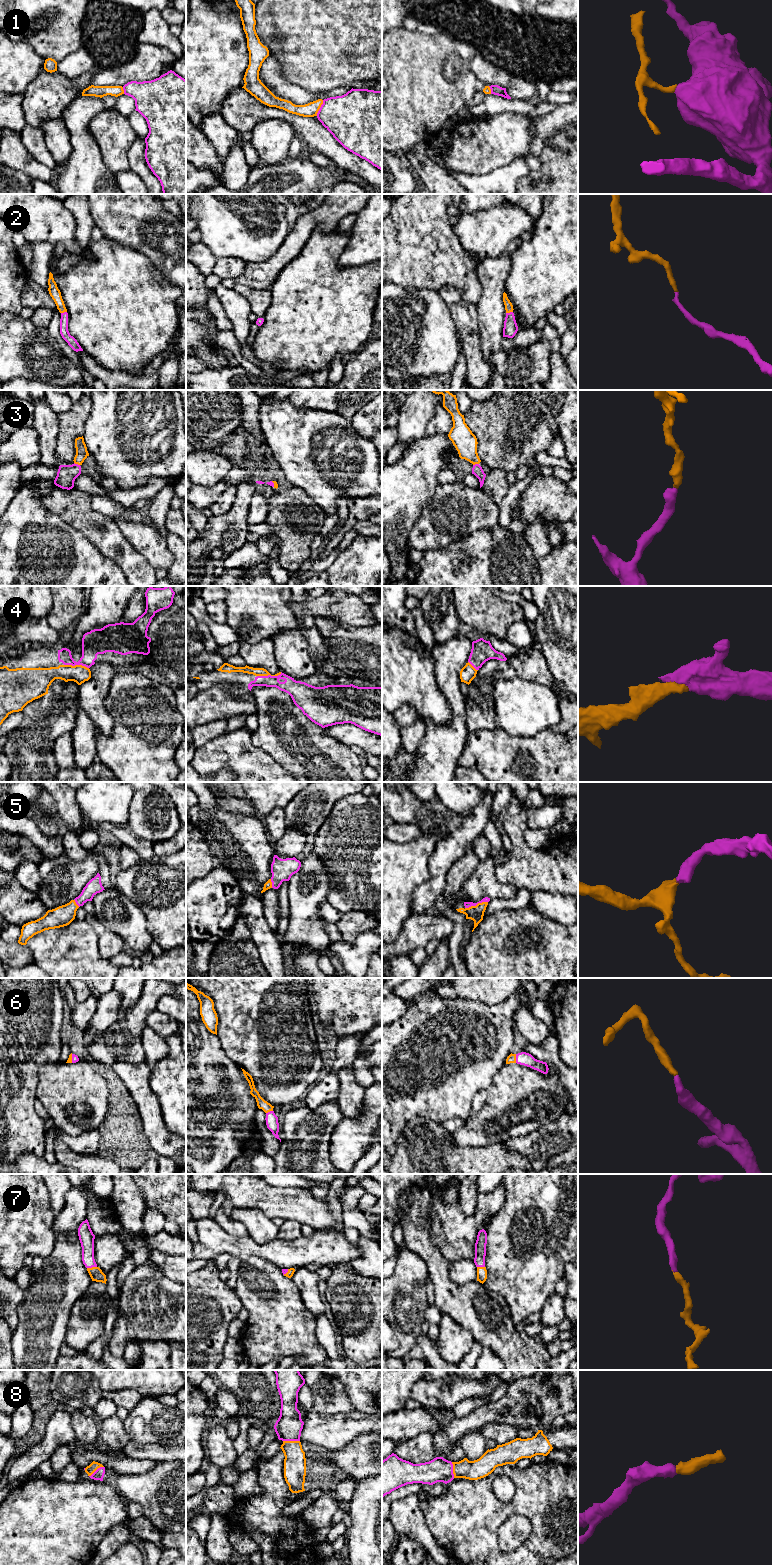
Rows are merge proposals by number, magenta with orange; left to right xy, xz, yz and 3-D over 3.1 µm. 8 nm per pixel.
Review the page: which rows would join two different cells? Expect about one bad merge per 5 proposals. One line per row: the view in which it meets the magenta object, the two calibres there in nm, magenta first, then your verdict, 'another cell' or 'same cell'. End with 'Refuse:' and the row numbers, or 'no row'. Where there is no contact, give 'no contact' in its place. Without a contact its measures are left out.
1: contact in xz; calibres 380 and 120 nm; another cell
2: contact in yz; calibres 110 and 60 nm; same cell
3: contact in xy; calibres 160 and 100 nm; same cell
4: contact in xz; calibres 140 and 60 nm; same cell
5: contact in yz; calibres 50 and 120 nm; same cell
6: contact in yz; calibres 110 and 70 nm; same cell
7: contact in xy; calibres 120 and 110 nm; same cell
8: contact in xz; calibres 220 and 180 nm; same cell
Refuse: 1

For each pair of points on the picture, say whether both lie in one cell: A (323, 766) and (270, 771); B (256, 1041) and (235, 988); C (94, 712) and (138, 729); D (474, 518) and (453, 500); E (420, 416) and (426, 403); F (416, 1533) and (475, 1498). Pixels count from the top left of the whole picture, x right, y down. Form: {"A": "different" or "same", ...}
{"A": "different", "B": "same", "C": "different", "D": "same", "E": "same", "F": "different"}

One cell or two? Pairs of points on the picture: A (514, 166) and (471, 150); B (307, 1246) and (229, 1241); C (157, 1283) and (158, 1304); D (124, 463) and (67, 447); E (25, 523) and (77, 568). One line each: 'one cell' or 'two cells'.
A: two cells
B: one cell
C: one cell
D: two cells
E: one cell

